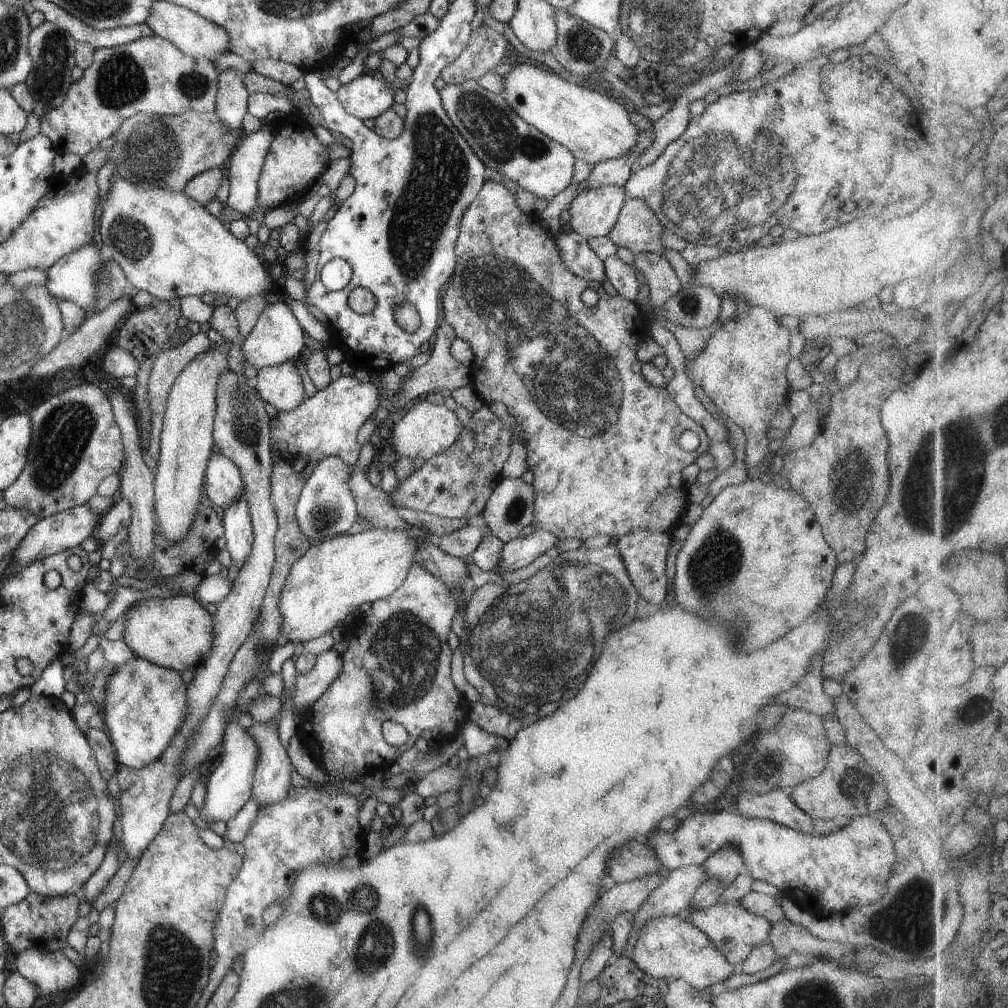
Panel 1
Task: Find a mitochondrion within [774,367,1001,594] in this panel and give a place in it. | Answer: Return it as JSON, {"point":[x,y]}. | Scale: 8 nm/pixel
{"point":[946,478]}

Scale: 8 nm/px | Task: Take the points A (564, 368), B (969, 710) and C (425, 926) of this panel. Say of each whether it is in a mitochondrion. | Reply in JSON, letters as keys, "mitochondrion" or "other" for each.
{"A":"mitochondrion","B":"mitochondrion","C":"mitochondrion"}

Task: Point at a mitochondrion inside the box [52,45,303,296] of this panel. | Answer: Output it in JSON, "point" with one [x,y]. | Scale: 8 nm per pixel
{"point":[152,150]}

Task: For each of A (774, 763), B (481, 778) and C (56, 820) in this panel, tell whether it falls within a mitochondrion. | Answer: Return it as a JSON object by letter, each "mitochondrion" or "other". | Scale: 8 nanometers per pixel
{"A":"mitochondrion","B":"other","C":"mitochondrion"}

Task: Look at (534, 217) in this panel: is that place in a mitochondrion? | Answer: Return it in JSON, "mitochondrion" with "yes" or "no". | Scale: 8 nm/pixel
{"mitochondrion":"no"}

